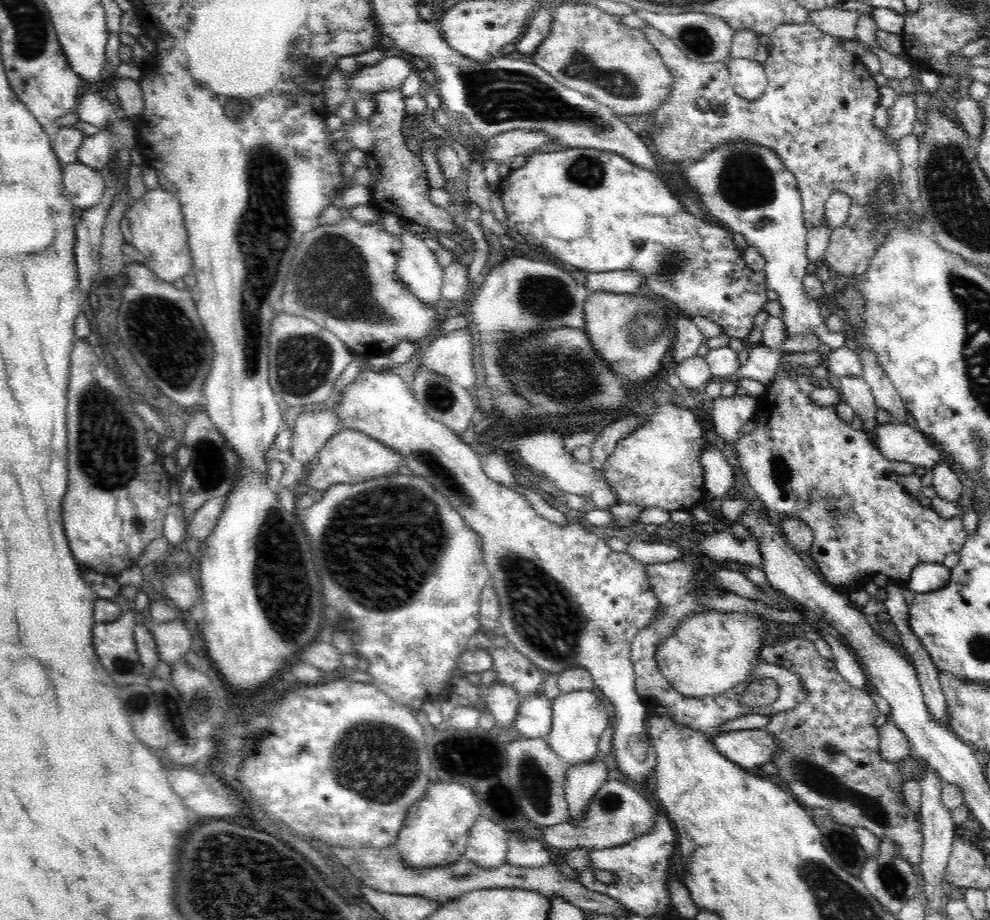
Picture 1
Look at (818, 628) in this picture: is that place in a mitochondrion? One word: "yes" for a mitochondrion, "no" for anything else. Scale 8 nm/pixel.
no

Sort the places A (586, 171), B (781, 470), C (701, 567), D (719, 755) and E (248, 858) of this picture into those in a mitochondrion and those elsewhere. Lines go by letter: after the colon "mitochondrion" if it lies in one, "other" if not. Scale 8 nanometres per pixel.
A: mitochondrion
B: mitochondrion
C: other
D: other
E: mitochondrion

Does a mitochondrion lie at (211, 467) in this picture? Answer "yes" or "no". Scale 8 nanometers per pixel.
yes

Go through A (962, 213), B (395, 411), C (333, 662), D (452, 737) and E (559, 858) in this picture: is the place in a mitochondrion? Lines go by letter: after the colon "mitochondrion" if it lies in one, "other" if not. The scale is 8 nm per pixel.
A: mitochondrion
B: other
C: other
D: other
E: other

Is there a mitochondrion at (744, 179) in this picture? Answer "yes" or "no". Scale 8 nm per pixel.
yes

